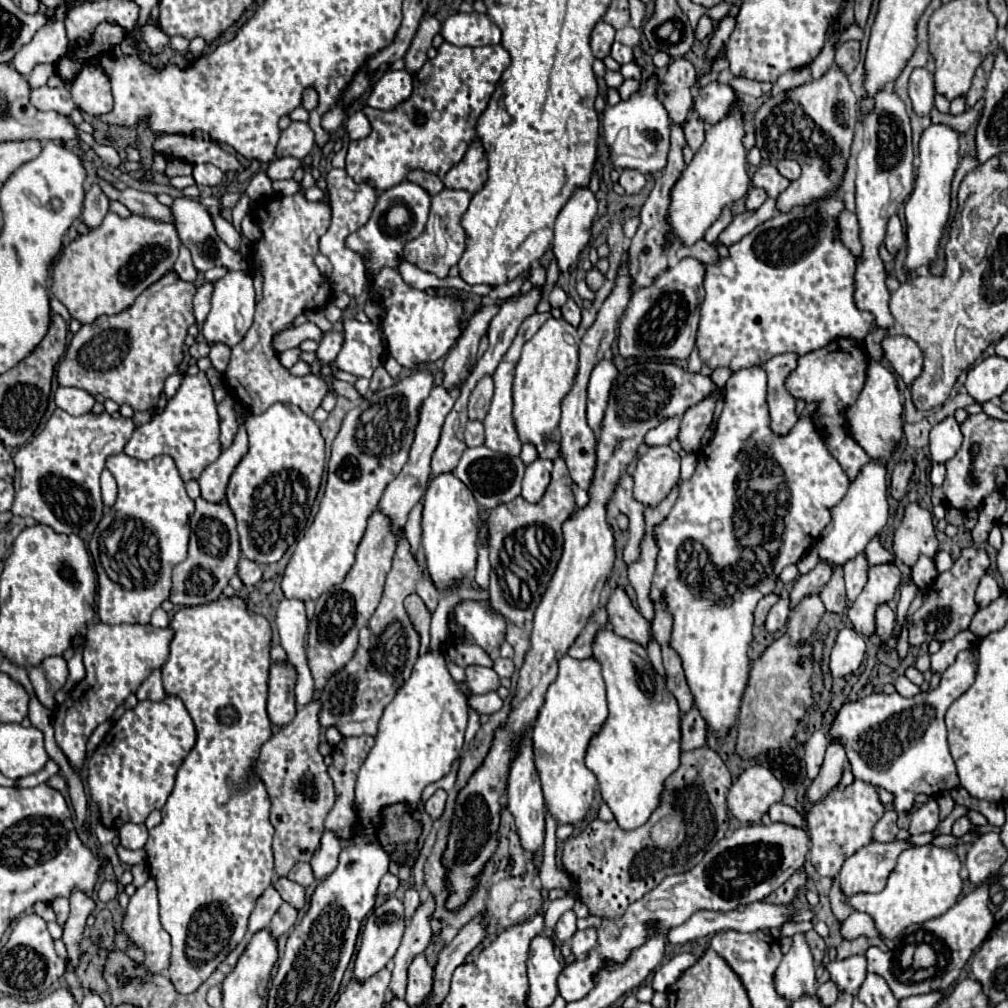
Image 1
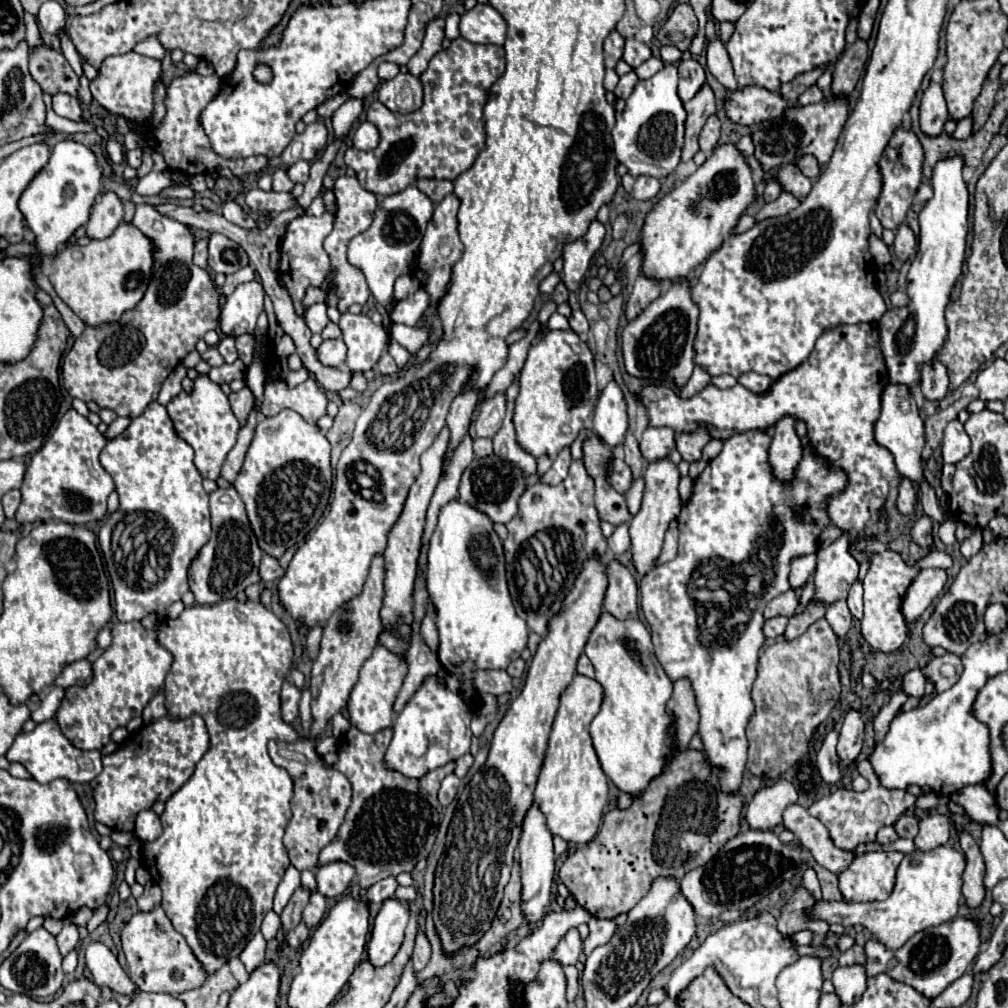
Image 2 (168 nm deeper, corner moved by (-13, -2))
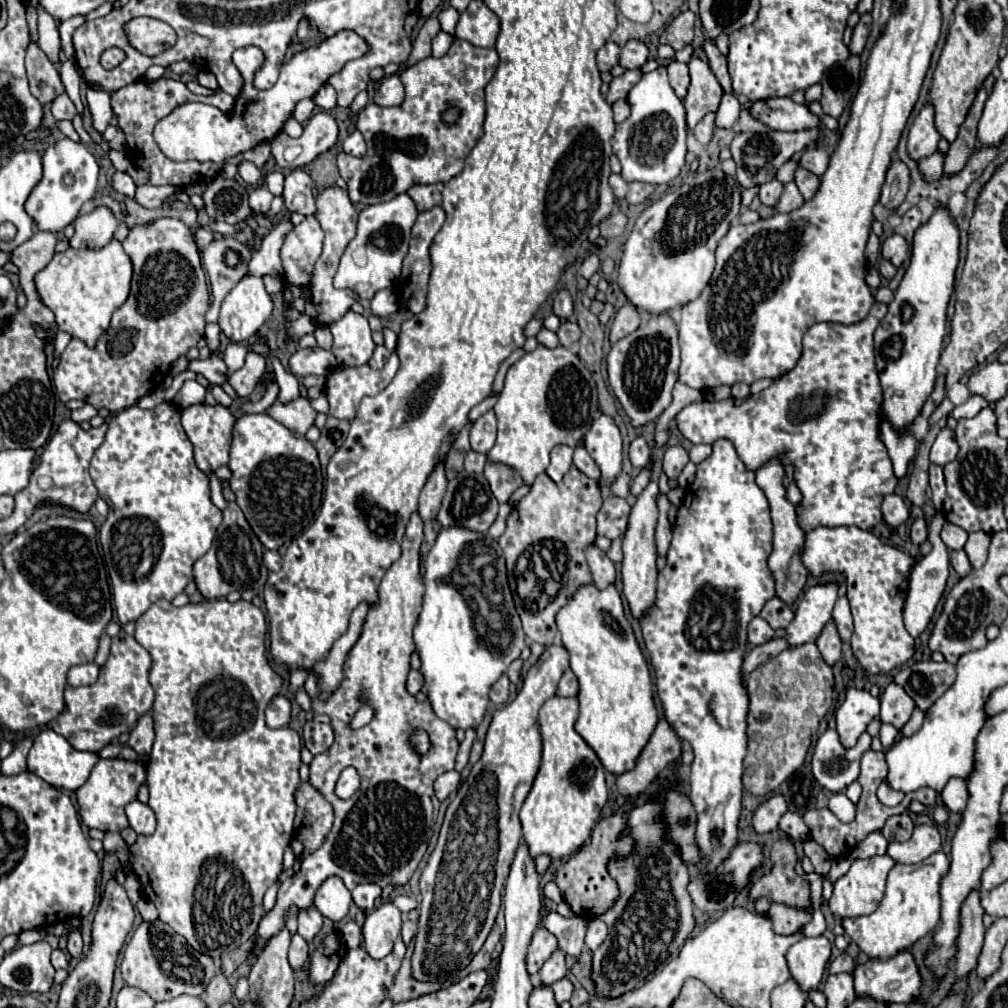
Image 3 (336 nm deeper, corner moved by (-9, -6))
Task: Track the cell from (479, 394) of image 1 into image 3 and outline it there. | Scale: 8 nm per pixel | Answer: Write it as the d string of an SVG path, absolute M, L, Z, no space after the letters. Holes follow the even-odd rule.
M488 410L484 416L480 416L470 432L470 444L476 452L488 452L496 442L496 414L494 410Z

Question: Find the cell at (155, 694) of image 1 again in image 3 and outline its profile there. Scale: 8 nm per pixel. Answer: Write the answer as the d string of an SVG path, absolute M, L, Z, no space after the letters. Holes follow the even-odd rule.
M146 712L138 724L134 726L134 730L130 732L130 740L128 744L138 752L138 754L150 754L152 744L154 744L154 720L152 714Z

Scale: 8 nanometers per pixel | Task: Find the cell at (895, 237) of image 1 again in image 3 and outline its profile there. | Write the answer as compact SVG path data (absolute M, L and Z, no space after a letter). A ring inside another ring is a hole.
M892 234L892 236L888 236L886 240L884 240L884 244L882 244L882 256L886 258L886 260L890 260L896 268L910 256L910 246L908 246L908 242L904 240L904 236L900 236L900 234Z

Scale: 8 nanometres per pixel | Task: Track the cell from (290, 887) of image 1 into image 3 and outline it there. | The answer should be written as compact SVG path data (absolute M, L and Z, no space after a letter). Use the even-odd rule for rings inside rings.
M312 906L308 910L302 910L298 914L298 934L302 938L306 938L310 942L318 936L320 930L322 930L322 914L316 906Z

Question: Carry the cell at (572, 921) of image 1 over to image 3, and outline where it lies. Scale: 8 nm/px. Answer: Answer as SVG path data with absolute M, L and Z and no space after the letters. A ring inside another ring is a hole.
M556 950L546 962L544 962L544 966L540 968L540 980L542 980L542 984L546 984L546 986L550 986L550 984L554 984L556 980L560 980L560 978L564 978L566 976L566 954L562 952L562 950Z

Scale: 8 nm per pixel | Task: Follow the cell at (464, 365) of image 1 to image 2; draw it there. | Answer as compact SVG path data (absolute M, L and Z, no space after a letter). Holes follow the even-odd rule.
M468 384L464 388L464 392L460 396L456 396L456 400L450 406L448 412L448 430L450 430L450 440L448 440L448 450L444 454L444 460L448 460L448 456L452 456L452 448L456 448L456 444L460 444L460 440L464 440L464 432L468 432L468 424L470 424L470 414L476 406L478 394L474 392L472 384Z

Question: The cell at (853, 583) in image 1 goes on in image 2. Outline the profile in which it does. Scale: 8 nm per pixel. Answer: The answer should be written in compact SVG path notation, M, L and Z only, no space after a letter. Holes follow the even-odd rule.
M862 582L852 584L846 602L848 602L848 610L850 610L852 618L860 620L862 618Z

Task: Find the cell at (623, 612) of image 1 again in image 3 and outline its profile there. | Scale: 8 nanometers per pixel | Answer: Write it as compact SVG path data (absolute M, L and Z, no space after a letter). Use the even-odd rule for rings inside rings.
M588 546L588 566L590 566L590 572L592 572L592 580L596 584L596 588L604 590L608 588L610 584L616 582L616 568L614 568L614 562L596 546Z

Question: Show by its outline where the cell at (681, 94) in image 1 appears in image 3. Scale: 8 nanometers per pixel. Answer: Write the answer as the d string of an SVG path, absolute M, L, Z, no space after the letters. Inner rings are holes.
M668 62L668 76L670 76L670 84L676 92L676 96L682 100L688 92L688 84L690 84L690 74L688 74L688 66L682 62Z

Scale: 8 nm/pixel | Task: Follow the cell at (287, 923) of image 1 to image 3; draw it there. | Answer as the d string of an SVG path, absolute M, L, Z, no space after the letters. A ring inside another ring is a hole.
M294 934L292 944L290 944L290 952L288 952L288 960L294 970L298 970L308 960L308 950L310 950L308 942L300 934Z

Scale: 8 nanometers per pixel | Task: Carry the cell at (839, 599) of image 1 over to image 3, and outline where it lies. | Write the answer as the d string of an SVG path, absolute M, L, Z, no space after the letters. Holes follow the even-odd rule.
M830 620L824 630L820 632L820 636L816 638L816 644L826 660L826 664L834 664L838 658L840 658L840 648L842 648L842 640L840 640L840 634L836 630L836 624L834 620Z

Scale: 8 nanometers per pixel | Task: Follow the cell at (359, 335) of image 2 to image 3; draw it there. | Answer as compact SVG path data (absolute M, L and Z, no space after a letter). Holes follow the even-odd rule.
M348 310L344 318L330 324L330 332L334 336L332 352L340 366L354 368L368 364L376 344L372 342L372 332L364 316Z

